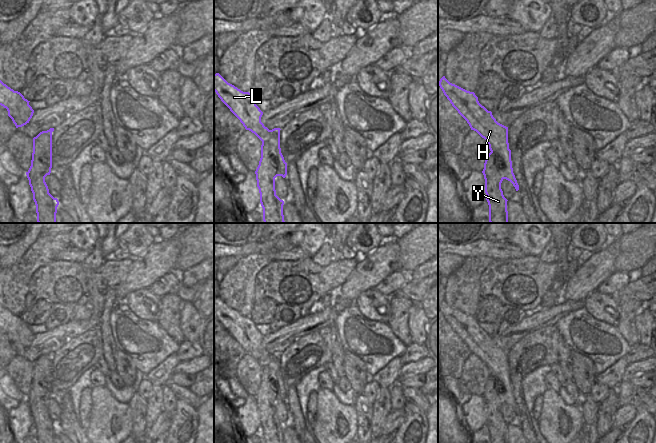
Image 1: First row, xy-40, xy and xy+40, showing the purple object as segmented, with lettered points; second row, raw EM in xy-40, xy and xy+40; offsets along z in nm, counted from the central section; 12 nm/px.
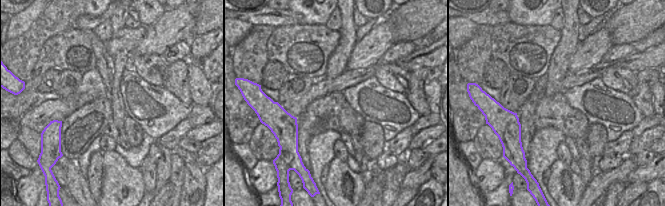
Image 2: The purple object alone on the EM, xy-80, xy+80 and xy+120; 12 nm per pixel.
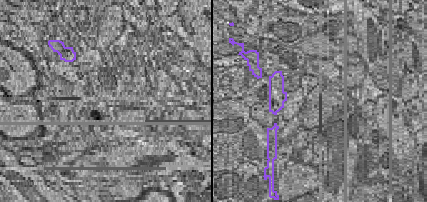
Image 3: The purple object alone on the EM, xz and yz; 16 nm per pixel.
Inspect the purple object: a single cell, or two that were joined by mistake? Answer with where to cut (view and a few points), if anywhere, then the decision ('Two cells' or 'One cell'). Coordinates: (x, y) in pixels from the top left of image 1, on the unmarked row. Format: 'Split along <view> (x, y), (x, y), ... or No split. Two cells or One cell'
Split along xy (262, 365), (270, 369), (277, 389), (277, 399). Two cells

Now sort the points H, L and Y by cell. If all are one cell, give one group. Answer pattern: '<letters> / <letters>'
H L / Y

